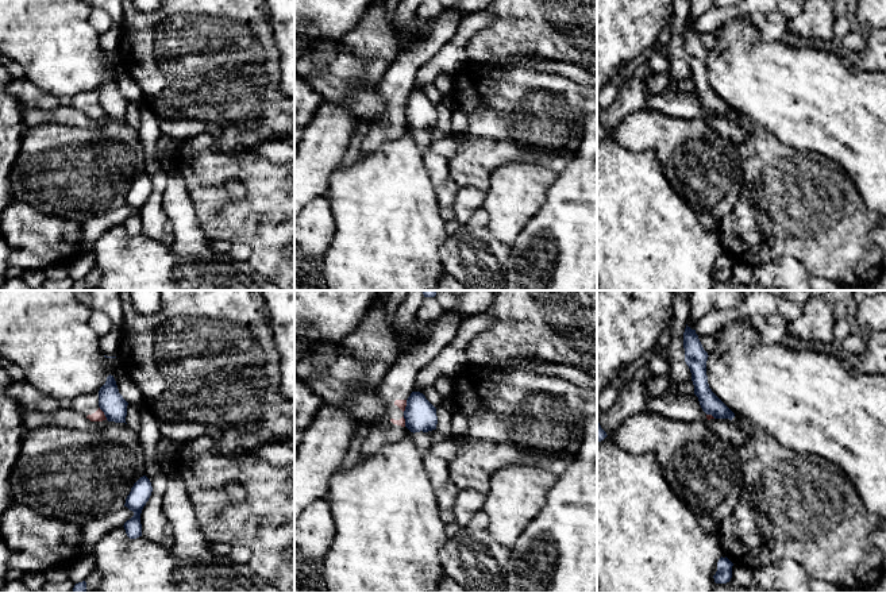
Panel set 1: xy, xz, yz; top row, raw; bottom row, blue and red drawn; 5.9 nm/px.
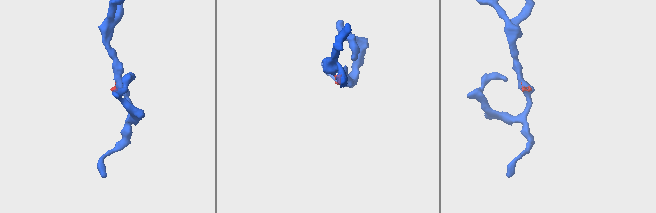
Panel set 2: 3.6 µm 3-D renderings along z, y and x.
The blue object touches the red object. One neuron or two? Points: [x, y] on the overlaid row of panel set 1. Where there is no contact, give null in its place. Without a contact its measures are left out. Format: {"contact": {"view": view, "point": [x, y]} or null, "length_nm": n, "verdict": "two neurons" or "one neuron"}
{"contact": {"view": "xy", "point": [104, 414]}, "length_nm": 90, "verdict": "two neurons"}

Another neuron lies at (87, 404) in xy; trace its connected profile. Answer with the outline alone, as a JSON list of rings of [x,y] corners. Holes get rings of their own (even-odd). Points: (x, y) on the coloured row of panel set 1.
[[[85,393],[72,400],[72,409],[80,412],[90,421],[107,420],[104,412],[99,407],[99,393]]]

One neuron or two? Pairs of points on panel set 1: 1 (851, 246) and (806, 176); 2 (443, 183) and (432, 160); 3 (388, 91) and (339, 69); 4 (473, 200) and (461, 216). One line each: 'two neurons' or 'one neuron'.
1: one neuron
2: one neuron
3: two neurons
4: one neuron

